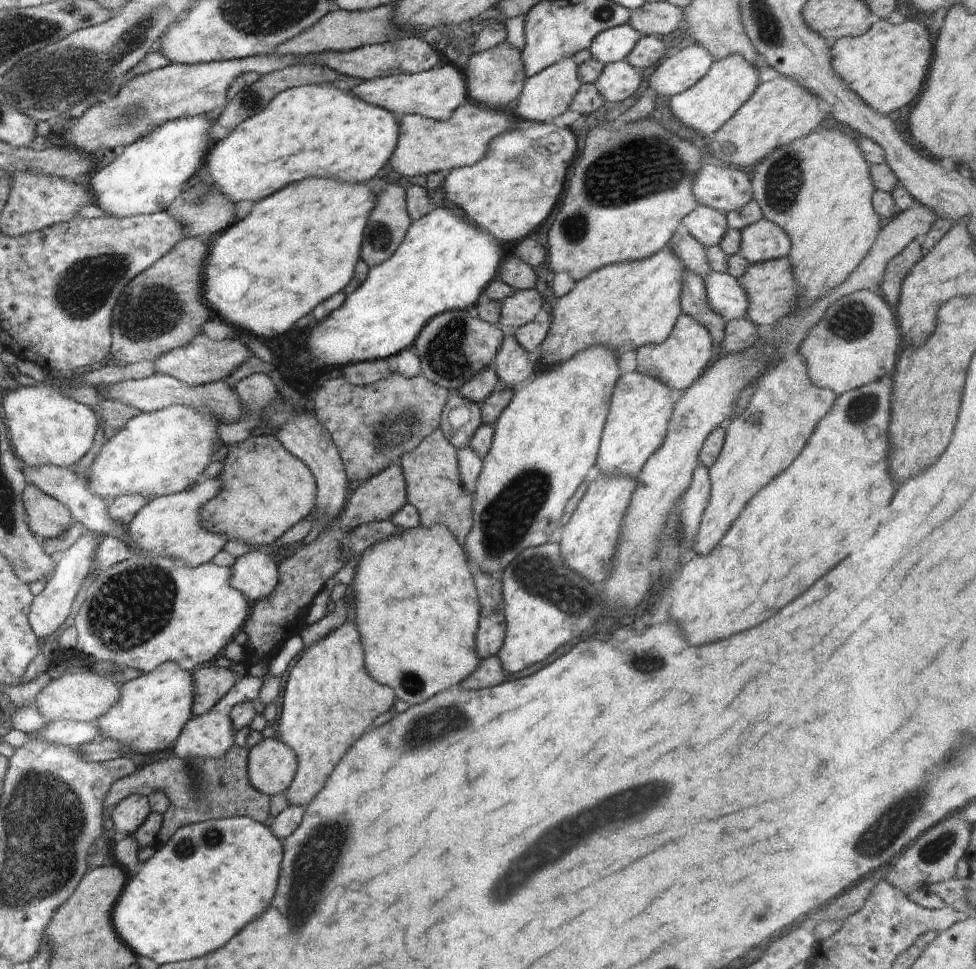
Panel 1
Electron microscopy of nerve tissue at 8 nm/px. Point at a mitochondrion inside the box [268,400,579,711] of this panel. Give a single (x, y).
(504, 522)

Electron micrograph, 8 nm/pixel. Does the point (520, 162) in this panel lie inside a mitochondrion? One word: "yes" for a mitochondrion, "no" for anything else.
yes

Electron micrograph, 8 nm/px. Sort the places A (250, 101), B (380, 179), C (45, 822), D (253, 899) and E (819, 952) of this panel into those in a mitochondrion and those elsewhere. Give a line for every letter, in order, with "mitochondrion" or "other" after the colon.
A: mitochondrion
B: other
C: mitochondrion
D: other
E: other

